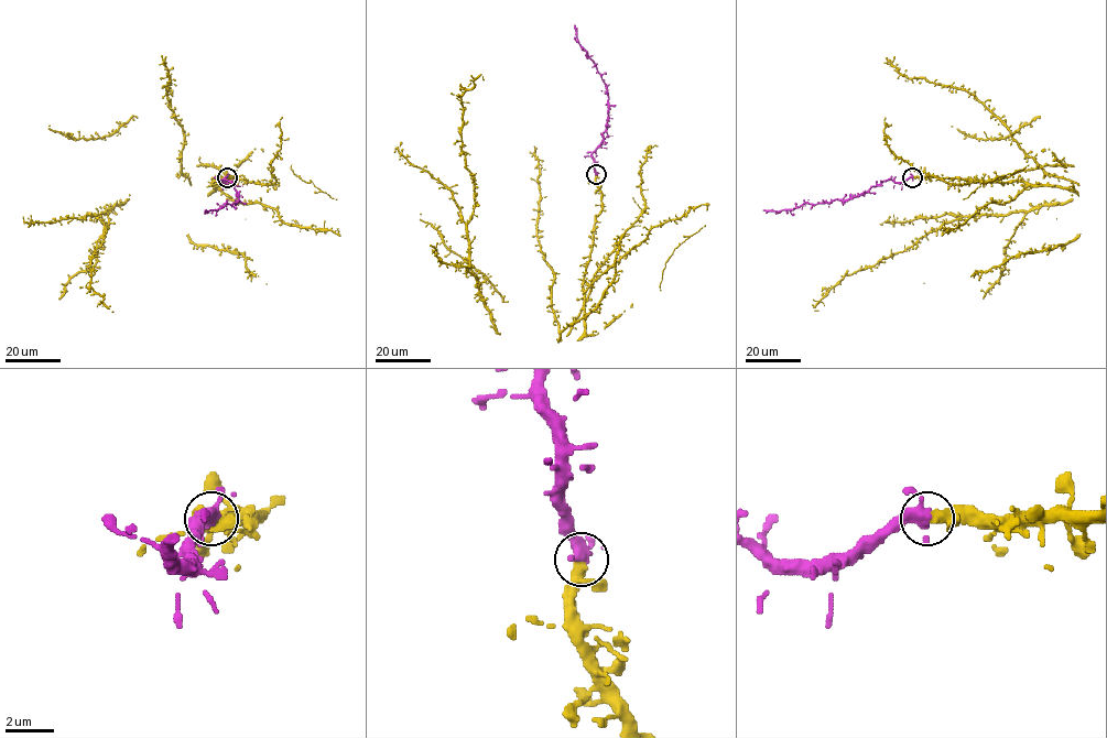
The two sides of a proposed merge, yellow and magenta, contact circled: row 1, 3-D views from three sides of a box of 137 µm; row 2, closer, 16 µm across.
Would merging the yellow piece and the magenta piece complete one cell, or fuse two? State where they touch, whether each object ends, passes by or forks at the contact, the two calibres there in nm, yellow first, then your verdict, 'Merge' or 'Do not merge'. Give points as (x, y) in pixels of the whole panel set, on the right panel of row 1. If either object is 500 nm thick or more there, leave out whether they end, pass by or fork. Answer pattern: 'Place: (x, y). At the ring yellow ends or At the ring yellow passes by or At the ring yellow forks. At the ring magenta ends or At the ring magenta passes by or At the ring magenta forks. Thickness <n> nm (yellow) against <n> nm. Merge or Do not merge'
Place: (912, 177). At the ring yellow passes by. At the ring magenta passes by. Thickness 320 nm (yellow) against 440 nm. Merge

